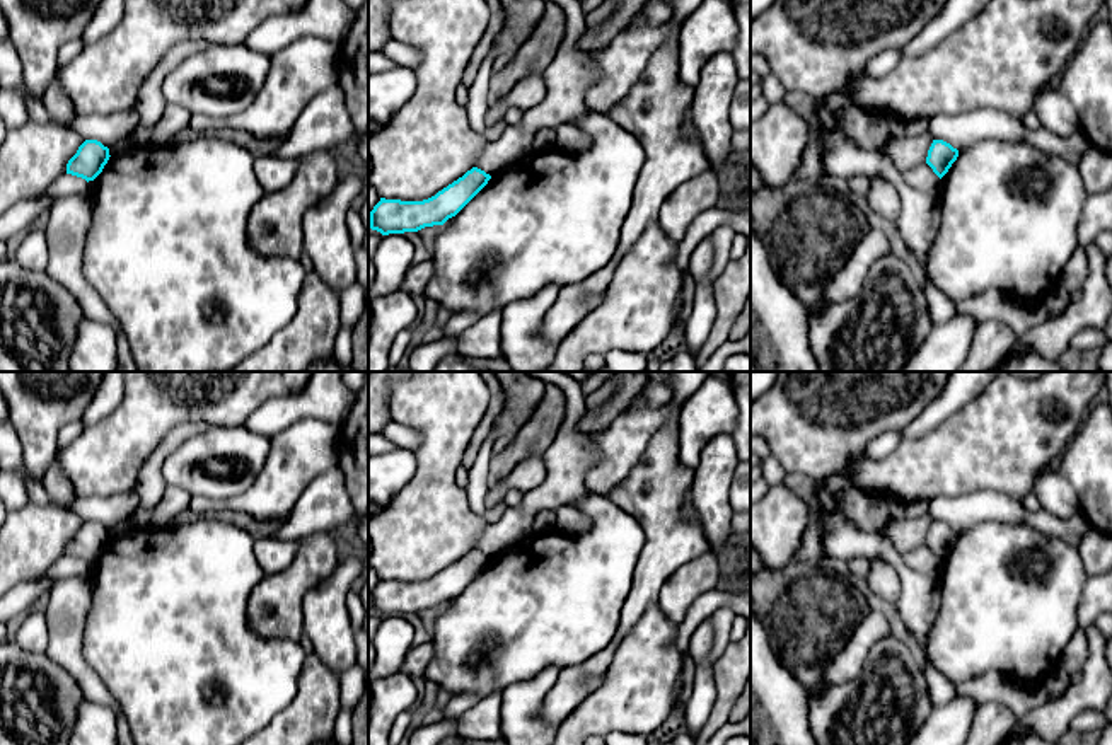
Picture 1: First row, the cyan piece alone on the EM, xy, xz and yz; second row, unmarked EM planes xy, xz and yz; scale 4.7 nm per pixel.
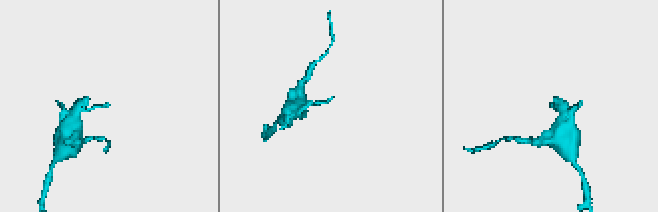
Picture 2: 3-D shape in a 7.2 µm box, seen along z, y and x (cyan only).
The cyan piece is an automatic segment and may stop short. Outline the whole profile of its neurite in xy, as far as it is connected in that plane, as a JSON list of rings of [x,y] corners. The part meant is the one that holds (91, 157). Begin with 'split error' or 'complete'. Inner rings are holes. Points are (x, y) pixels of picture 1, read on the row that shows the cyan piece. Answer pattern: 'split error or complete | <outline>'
complete | [[[85,140],[67,164],[67,174],[94,181],[109,160],[109,148],[97,140]]]

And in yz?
complete | [[[933,140],[926,164],[933,169],[933,172],[941,179],[952,164],[957,160],[959,150],[943,140]]]

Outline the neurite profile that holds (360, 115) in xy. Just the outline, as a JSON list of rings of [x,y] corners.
[[[368,0],[339,44],[339,89],[358,133],[368,133]]]

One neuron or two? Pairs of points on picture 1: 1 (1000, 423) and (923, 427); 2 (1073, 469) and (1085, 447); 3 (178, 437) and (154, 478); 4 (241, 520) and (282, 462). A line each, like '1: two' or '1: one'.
1: two
2: one
3: one
4: two

